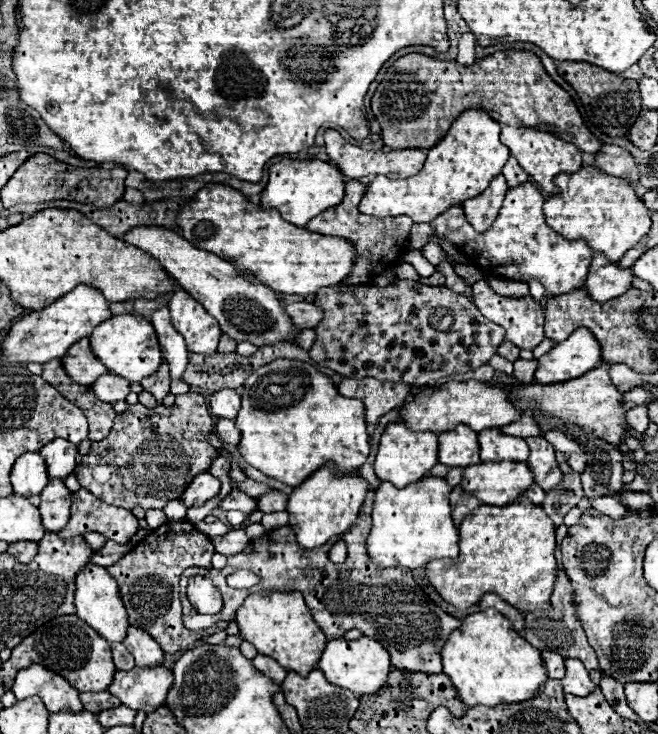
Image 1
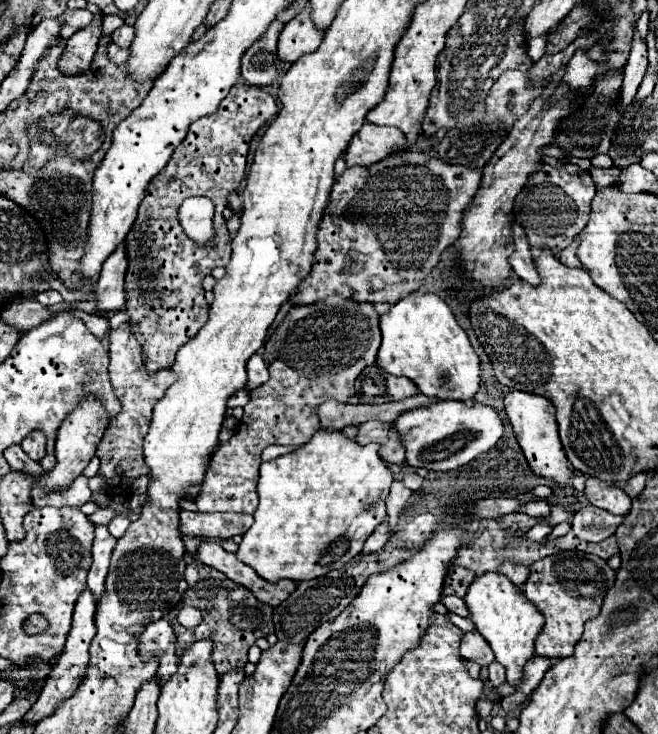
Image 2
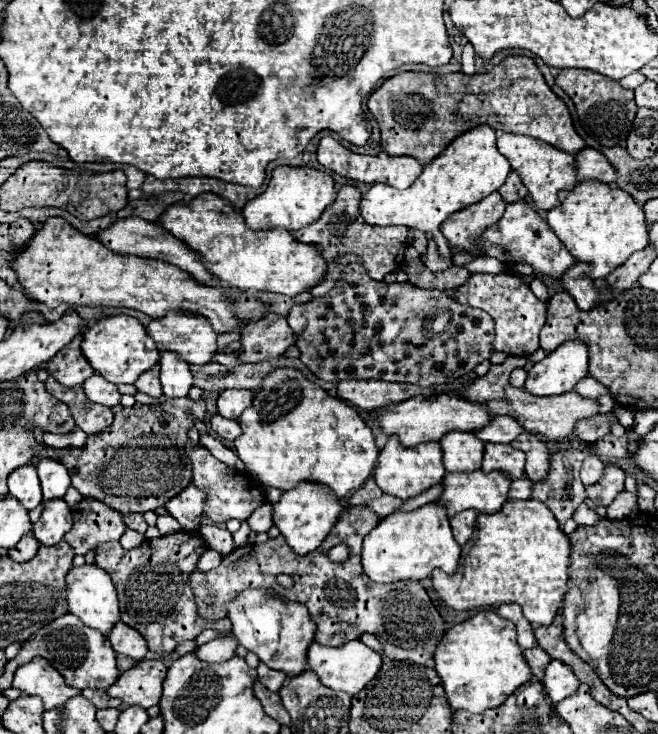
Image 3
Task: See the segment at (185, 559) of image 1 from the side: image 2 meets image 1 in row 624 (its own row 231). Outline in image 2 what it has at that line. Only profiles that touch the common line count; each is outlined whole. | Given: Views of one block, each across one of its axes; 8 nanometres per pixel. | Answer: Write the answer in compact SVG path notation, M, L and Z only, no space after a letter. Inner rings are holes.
M238 82L214 114L202 116L190 126L188 136L174 150L166 168L152 178L146 190L138 218L126 238L130 266L124 290L130 326L144 350L150 374L170 368L176 360L176 352L192 340L208 320L210 306L204 300L202 280L216 266L226 266L230 260L230 238L222 210L228 204L228 194L234 192L244 178L252 136L274 118L276 112L278 106L266 90ZM190 196L206 196L214 202L214 240L208 246L194 244L178 224L178 208Z

